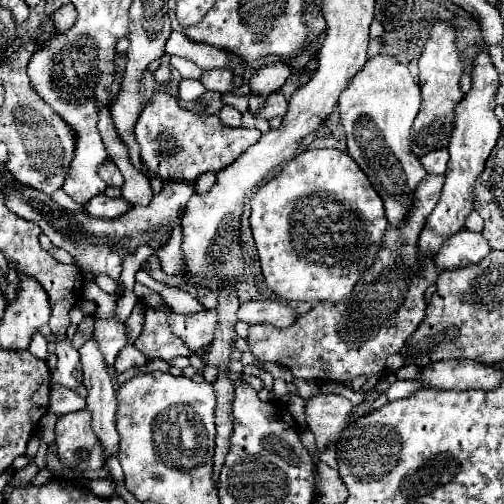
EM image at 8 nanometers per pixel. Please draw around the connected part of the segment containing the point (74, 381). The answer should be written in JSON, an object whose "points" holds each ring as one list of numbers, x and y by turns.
{"points":[[59,342,55,346,55,354,59,358,57,362,57,370,53,370,51,378,55,382,63,382,63,386,69,386,69,388,77,388,81,382,79,382,79,354,77,350,69,344,69,342]]}

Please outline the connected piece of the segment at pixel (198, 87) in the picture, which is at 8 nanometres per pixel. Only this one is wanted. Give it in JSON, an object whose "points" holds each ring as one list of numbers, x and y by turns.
{"points":[[179,80,179,98,189,102,189,100,197,100,205,94,205,86,199,80]]}

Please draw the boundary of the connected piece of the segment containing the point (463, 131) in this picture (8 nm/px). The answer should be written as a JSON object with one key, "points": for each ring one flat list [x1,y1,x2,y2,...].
{"points":[[479,52,479,56,473,62,471,76,473,76,473,86,465,94,465,98,457,104,457,110,455,110,453,134,449,140,451,158,449,158,447,172,445,172,445,186,443,186,437,206,429,214,425,228,419,236,419,254,423,258,435,258,435,254,439,252,443,242,465,226,467,216,473,212,475,182,477,182,479,174,483,172,485,160,491,154,491,150,499,138,499,132,501,132,501,124,497,122,497,118,493,114,493,110,497,106,495,96,497,96,497,88,501,82,499,82,499,74,493,68,493,62,487,52]]}

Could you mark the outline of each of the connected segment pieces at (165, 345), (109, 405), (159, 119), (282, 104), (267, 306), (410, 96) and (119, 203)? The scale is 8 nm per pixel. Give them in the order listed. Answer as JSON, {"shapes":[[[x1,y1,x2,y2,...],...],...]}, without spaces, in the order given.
{"shapes":[[[167,304,147,306,143,330,135,340,135,346,147,356,147,360,161,358,165,362,171,362,177,356,189,358,193,354,187,350,187,346,183,346,183,340,171,332,171,314,173,310]],[[91,334,87,336,85,344,79,348,81,354,81,366,83,366,83,384,89,390,87,396,87,410,93,412,93,430,99,436,103,448,105,448,105,458,111,454,117,454,119,450,119,434,115,430,115,412,117,412,117,394,113,388,113,380,111,380,111,372,109,366,105,364,105,358,99,350,99,342,97,338]],[[153,92,135,124,135,136,141,146,143,164,159,176,169,180,197,180,201,174,227,168,241,154,247,152,259,138,259,130,225,126,217,114,195,114,179,106,177,98,167,92]],[[274,92,267,98,266,104,257,113,257,118,270,120,273,117,284,117,287,113,288,101,280,92]],[[265,300,265,302,245,302,239,306,237,318,247,324,267,322,275,328,287,328,295,322,295,312,285,302]],[[391,56,369,58,351,86,339,96,341,124,347,136,347,154,365,172,377,194,385,204,385,216,391,226,399,226,409,218,415,204,415,188,427,176,419,156,411,150,411,126,419,112,421,92,419,84,407,70]],[[99,194,91,198,87,204,83,204,83,210,95,218,117,218,119,214,127,212,131,204,127,204,123,198,107,198,105,194]]]}

